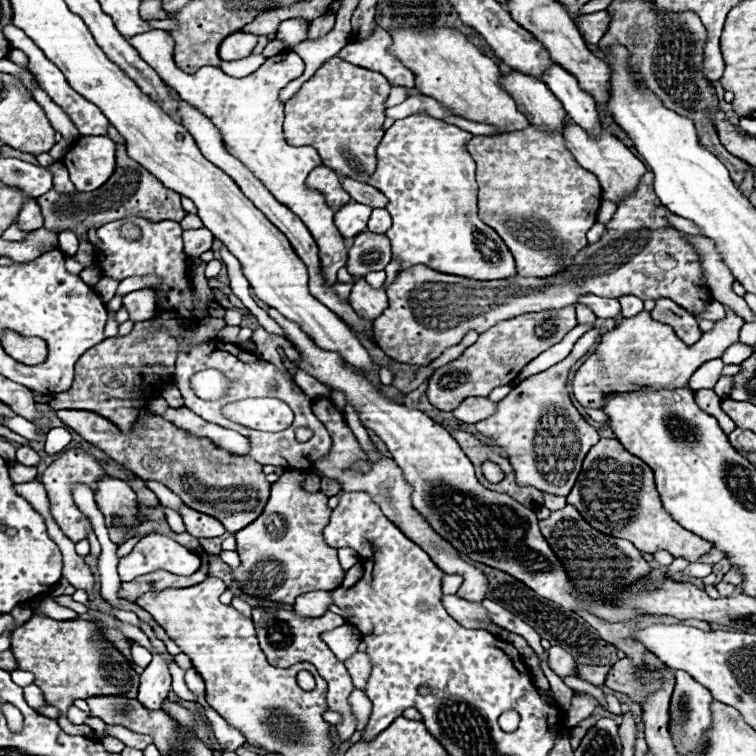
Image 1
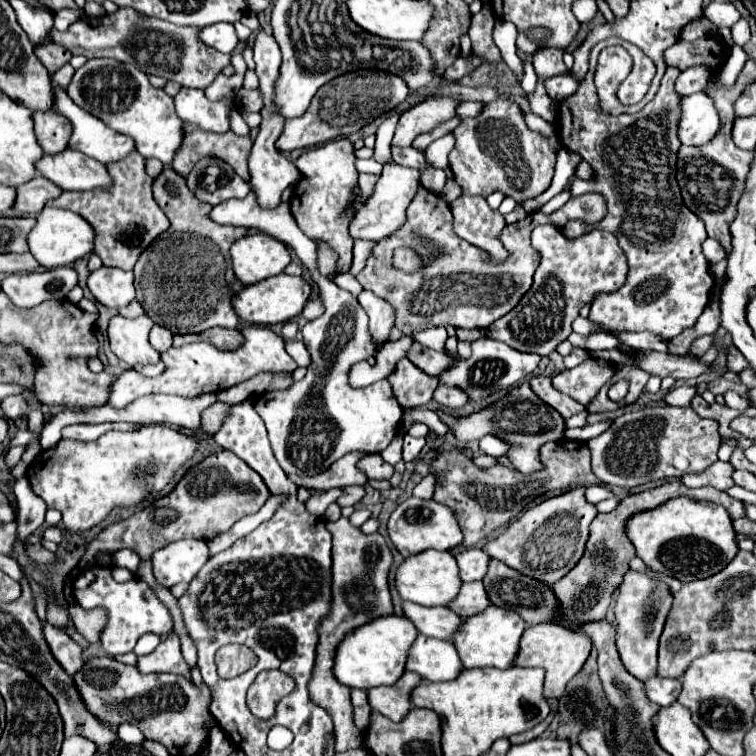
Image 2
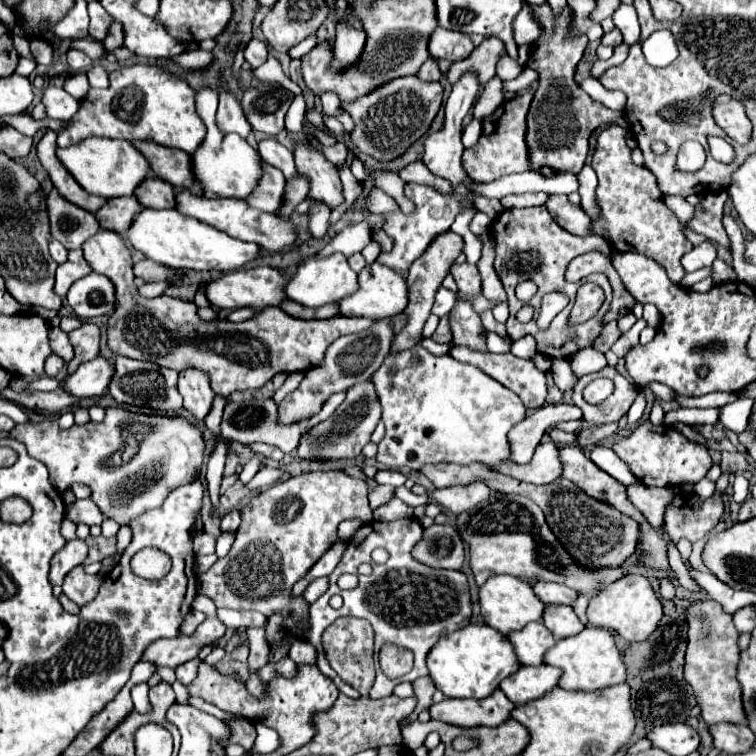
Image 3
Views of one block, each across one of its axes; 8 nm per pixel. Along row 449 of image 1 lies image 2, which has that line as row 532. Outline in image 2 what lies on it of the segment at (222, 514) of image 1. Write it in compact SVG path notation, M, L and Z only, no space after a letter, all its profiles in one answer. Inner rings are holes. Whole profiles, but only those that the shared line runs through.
M226 450L210 454L202 462L192 466L170 494L162 496L148 508L132 514L130 518L106 526L86 546L84 556L80 558L80 566L82 568L92 566L96 562L96 554L106 552L106 550L130 548L142 560L150 560L150 556L158 548L170 542L176 542L180 538L210 540L226 532L242 516L258 512L268 498L270 498L270 492L266 484L262 482L262 478L256 474L256 484L254 484L254 470L248 464L244 464L236 454L226 452Z

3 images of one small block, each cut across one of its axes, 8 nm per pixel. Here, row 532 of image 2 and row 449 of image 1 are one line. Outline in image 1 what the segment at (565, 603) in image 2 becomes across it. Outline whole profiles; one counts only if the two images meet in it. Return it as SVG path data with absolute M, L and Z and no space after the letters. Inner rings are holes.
M600 438L598 444L590 448L584 458L580 476L568 494L568 504L576 506L576 510L600 532L624 538L636 544L640 552L654 554L658 550L668 550L674 558L684 556L690 562L696 562L702 554L706 554L712 544L682 528L670 514L662 510L660 496L654 486L654 474L650 466L646 466L640 458L632 456L616 438Z

